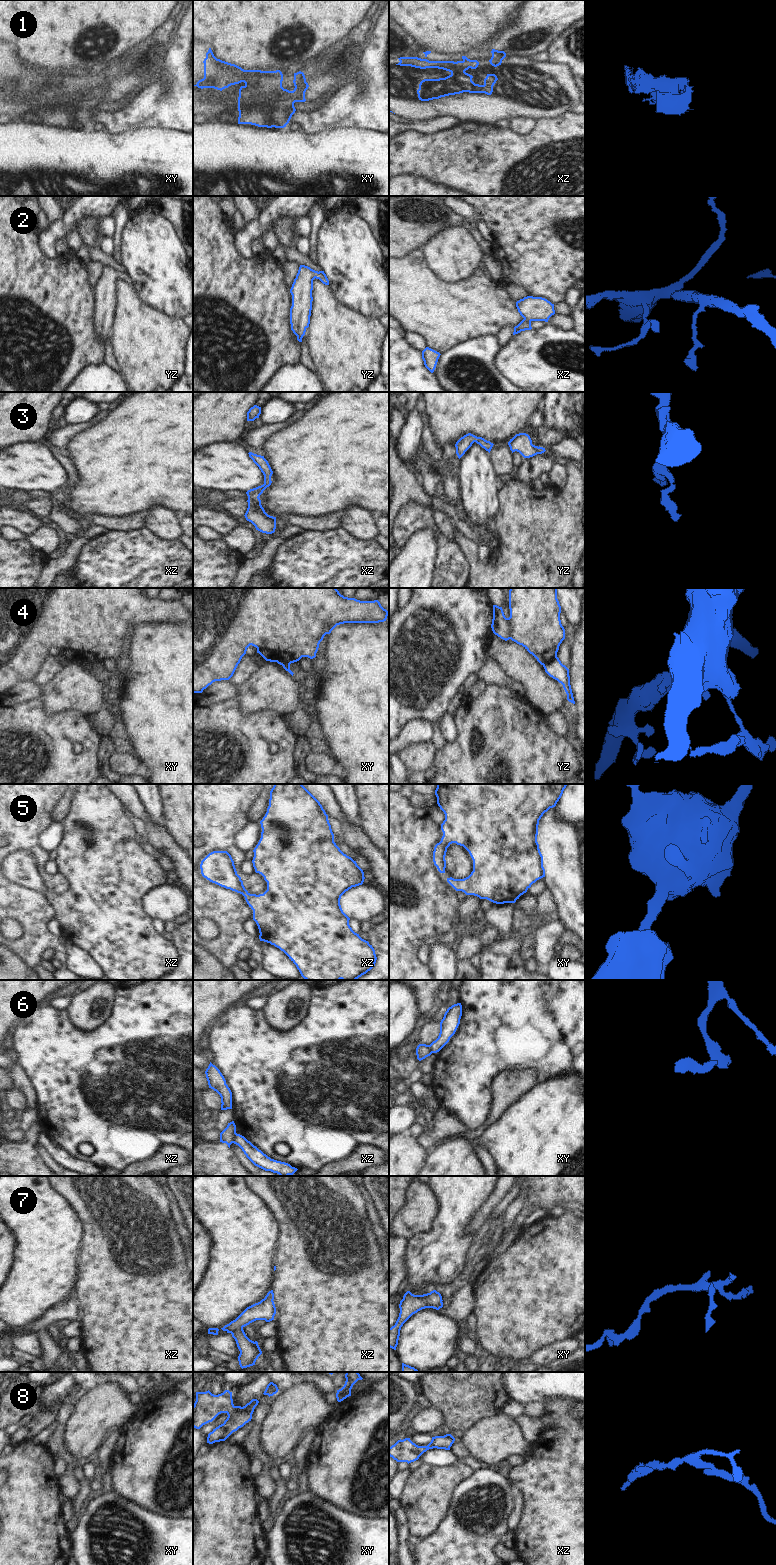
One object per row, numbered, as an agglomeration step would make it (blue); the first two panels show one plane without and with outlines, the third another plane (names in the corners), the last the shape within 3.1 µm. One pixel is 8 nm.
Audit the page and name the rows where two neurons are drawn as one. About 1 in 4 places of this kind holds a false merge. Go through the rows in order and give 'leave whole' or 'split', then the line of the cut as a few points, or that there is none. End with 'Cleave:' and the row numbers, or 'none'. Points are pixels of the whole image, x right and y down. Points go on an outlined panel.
1: split | xy (245, 85), (275, 77), (276, 83), (281, 86)
2: leave whole | no cut
3: leave whole | no cut
4: split | yz (556, 656), (543, 665)
5: leave whole | no cut
6: split | xz (236, 1133), (232, 1142)
7: leave whole | no cut
8: leave whole | no cut
Cleave: 1, 4, 6

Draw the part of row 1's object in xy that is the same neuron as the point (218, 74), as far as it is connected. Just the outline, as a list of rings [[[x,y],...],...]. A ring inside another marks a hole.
[[[211,48],[206,53],[204,63],[204,78],[199,80],[196,85],[198,88],[214,88],[222,91],[231,85],[244,82],[246,86],[254,82],[267,81],[276,77],[276,85],[282,86],[283,74],[280,70],[261,71],[261,70],[244,70],[241,67],[217,59]]]

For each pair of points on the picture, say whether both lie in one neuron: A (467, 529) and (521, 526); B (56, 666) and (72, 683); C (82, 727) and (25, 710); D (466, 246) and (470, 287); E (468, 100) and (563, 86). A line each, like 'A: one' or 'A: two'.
A: two
B: two
C: one
D: two
E: one

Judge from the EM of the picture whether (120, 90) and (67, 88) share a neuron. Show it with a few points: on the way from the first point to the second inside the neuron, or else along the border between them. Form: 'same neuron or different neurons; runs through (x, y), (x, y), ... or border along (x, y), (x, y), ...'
different neurons; border along (103, 70), (112, 85), (109, 92), (110, 100)

